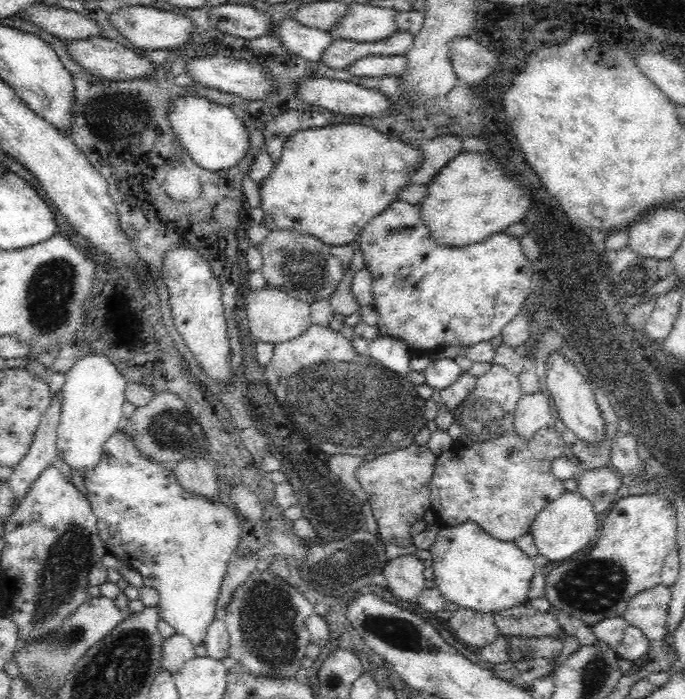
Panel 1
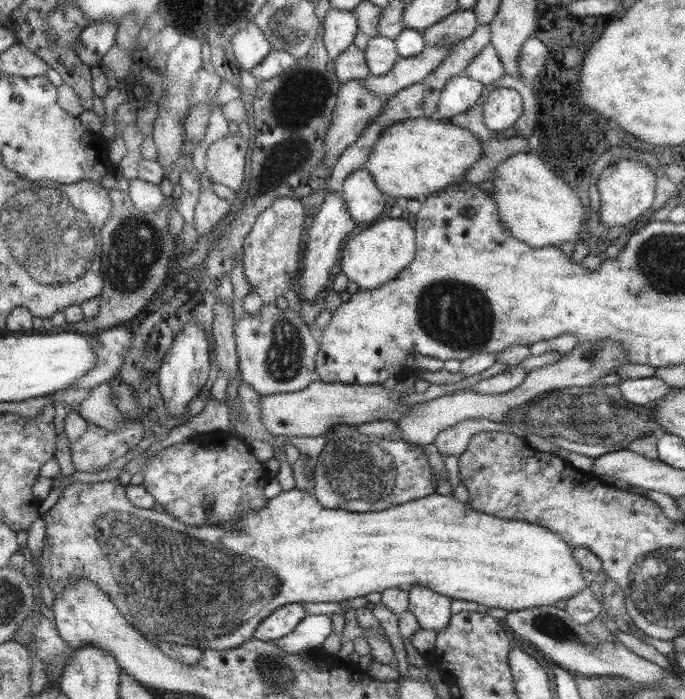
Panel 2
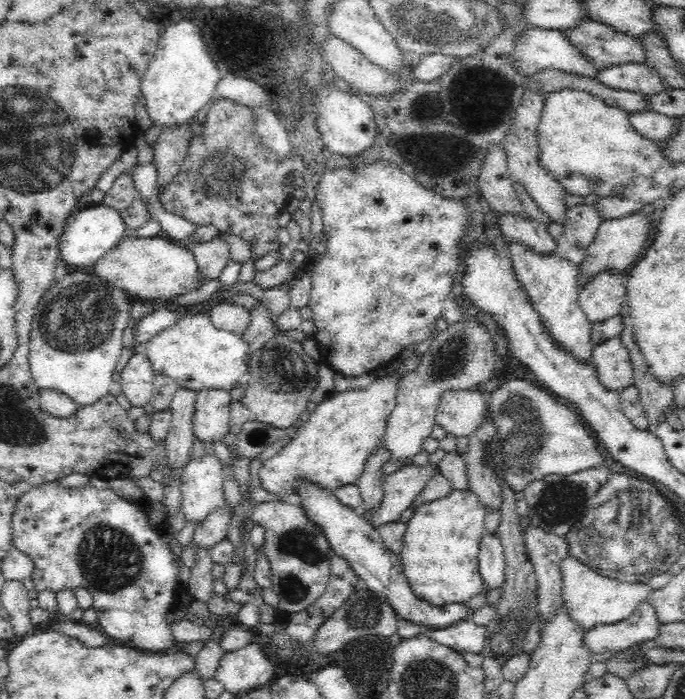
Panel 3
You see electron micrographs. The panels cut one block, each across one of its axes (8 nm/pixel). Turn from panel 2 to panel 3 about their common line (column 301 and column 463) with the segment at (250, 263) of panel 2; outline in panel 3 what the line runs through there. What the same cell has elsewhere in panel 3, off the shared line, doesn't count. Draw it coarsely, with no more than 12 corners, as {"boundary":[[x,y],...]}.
{"boundary":[[396,164],[315,188],[321,361],[436,337],[470,205]]}

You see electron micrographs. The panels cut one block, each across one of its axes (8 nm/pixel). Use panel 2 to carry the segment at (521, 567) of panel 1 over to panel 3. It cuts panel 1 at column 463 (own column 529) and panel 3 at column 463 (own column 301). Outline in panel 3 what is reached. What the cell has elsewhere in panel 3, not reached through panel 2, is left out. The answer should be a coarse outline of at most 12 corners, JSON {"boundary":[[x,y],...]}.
{"boundary":[[468,490],[413,512],[398,555],[416,597],[482,592],[486,514]]}

